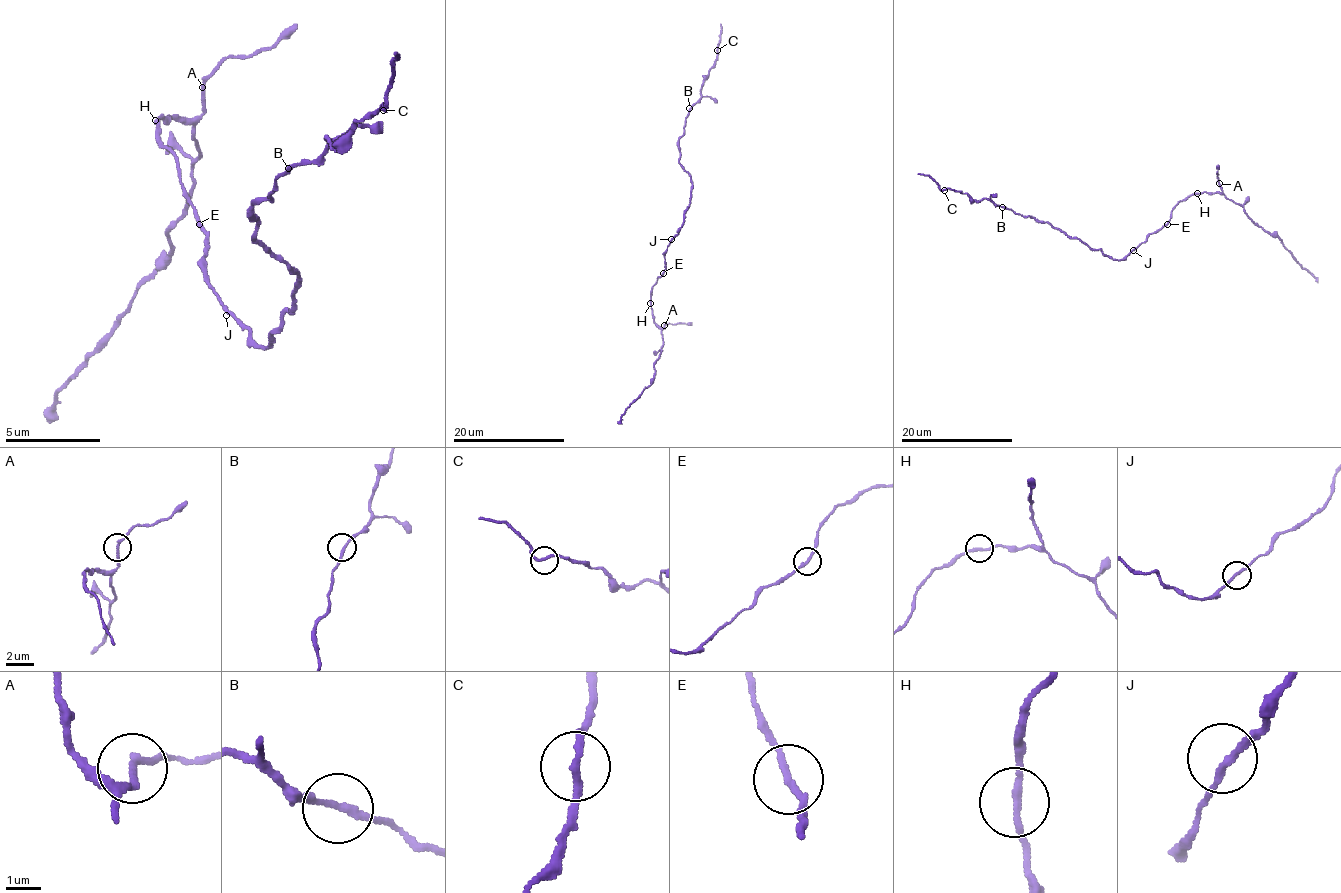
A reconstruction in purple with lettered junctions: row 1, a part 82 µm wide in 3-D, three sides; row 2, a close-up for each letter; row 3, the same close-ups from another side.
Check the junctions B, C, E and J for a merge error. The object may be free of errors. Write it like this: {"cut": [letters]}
{"cut": []}

